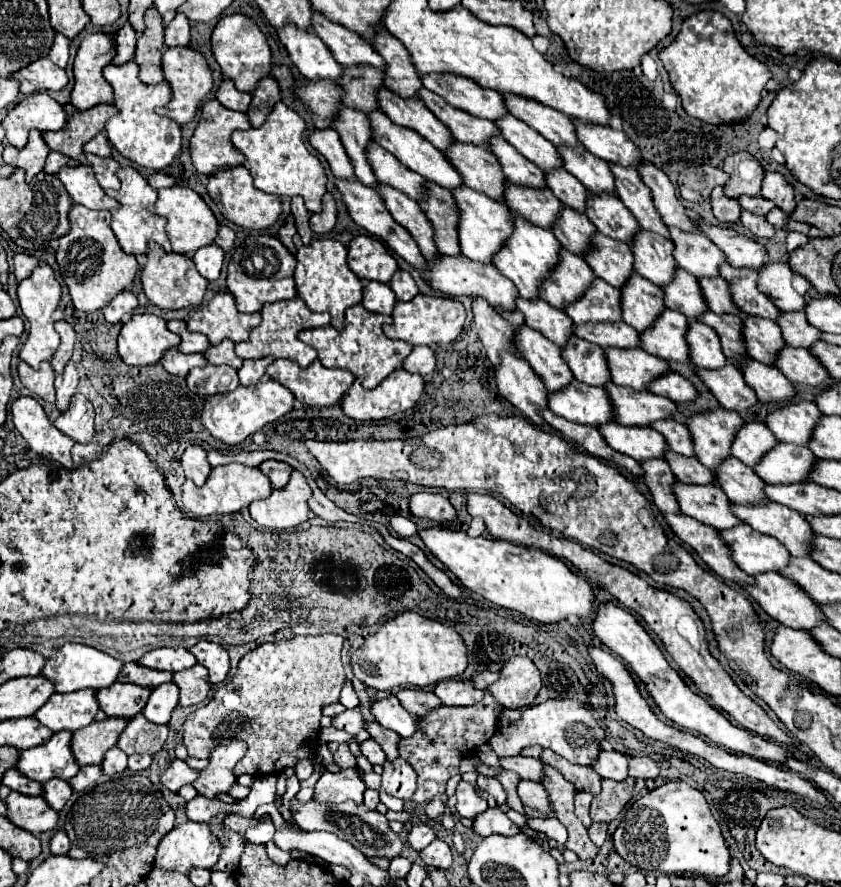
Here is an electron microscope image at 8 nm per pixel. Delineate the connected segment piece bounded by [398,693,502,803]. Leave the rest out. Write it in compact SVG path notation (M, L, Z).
M490 693L478 705L472 707L438 707L418 719L418 727L412 737L402 737L398 743L398 753L406 759L414 771L418 773L418 789L412 797L414 803L428 803L436 795L446 791L446 783L452 775L458 773L458 763L462 757L468 757L472 749L484 745L494 729L496 717L502 713L500 705L494 705L494 697Z

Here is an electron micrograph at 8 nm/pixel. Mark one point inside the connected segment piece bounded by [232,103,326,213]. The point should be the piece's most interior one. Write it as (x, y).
(276, 155)

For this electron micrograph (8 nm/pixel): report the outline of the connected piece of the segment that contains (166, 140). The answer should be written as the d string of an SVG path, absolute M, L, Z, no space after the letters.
M128 61L124 65L106 65L102 75L114 89L114 107L118 109L118 113L106 121L106 137L110 145L122 157L140 167L148 167L154 171L162 171L164 167L168 167L174 155L180 151L182 135L176 121L160 117L154 111L156 107L164 107L172 97L166 81L158 85L142 85L138 81L138 65L134 65L134 61Z

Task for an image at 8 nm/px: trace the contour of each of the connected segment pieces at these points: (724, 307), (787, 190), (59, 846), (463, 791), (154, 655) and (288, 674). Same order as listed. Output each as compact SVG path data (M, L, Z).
M698 277L698 285L702 289L702 297L710 311L714 313L738 313L742 319L748 317L746 313L740 313L738 307L730 301L730 287L722 277Z
M766 173L762 181L762 193L764 199L770 199L780 207L786 215L792 215L796 209L796 199L794 199L794 189L792 185L780 175L780 173Z
M56 831L56 833L52 835L52 839L50 839L50 851L52 851L52 855L62 855L62 853L66 853L68 847L70 847L70 843L68 843L66 833Z
M460 781L458 789L456 789L456 799L458 799L458 803L456 803L458 813L462 817L468 817L468 819L472 819L478 813L482 813L482 811L488 809L488 803L484 799L480 799L476 795L476 789L472 785L468 785L466 781Z
M162 647L162 649L144 653L136 663L142 667L148 667L148 669L156 669L156 671L176 673L176 671L192 667L196 661L194 661L194 655L184 647L178 647L178 649Z
M306 635L306 637L292 637L280 641L268 641L254 651L246 653L240 663L236 675L226 681L214 697L190 713L184 721L184 745L190 757L208 759L210 749L220 745L226 739L242 739L248 743L246 755L238 761L234 775L276 775L288 767L294 767L300 759L314 759L316 753L316 739L320 733L320 717L322 707L328 703L338 701L338 689L342 689L346 675L340 661L342 651L342 637L340 635Z

